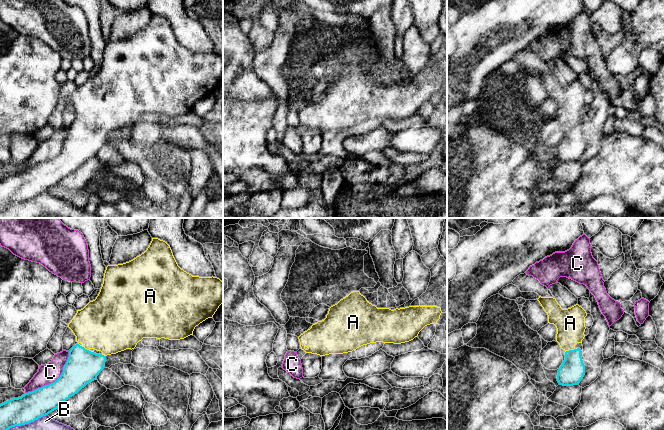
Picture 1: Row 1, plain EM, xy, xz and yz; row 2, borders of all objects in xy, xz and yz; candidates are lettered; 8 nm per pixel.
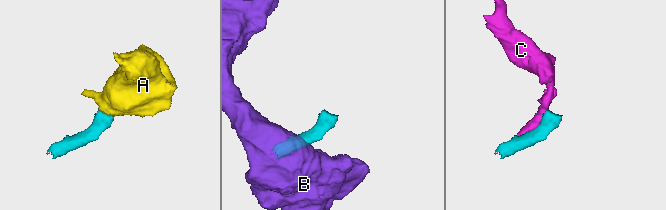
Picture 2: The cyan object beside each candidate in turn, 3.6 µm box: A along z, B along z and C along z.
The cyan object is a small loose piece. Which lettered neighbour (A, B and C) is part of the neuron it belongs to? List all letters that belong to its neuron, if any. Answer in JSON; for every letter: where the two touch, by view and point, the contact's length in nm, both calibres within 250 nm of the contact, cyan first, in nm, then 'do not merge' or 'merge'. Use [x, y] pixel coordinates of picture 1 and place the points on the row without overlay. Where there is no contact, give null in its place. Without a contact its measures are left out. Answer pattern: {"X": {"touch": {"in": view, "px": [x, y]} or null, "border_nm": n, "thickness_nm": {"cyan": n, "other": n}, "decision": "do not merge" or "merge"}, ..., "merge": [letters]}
{"A": {"touch": {"in": "yz", "px": [570, 126]}, "border_nm": 80, "thickness_nm": {"cyan": 200, "other": 240}, "decision": "merge"}, "B": {"touch": {"in": "xy", "px": [23, 200]}, "border_nm": 420, "thickness_nm": {"cyan": 240, "other": 380}, "decision": "do not merge"}, "C": {"touch": {"in": "xy", "px": [55, 157]}, "border_nm": 500, "thickness_nm": {"cyan": 280, "other": 160}, "decision": "do not merge"}, "merge": ["A"]}

